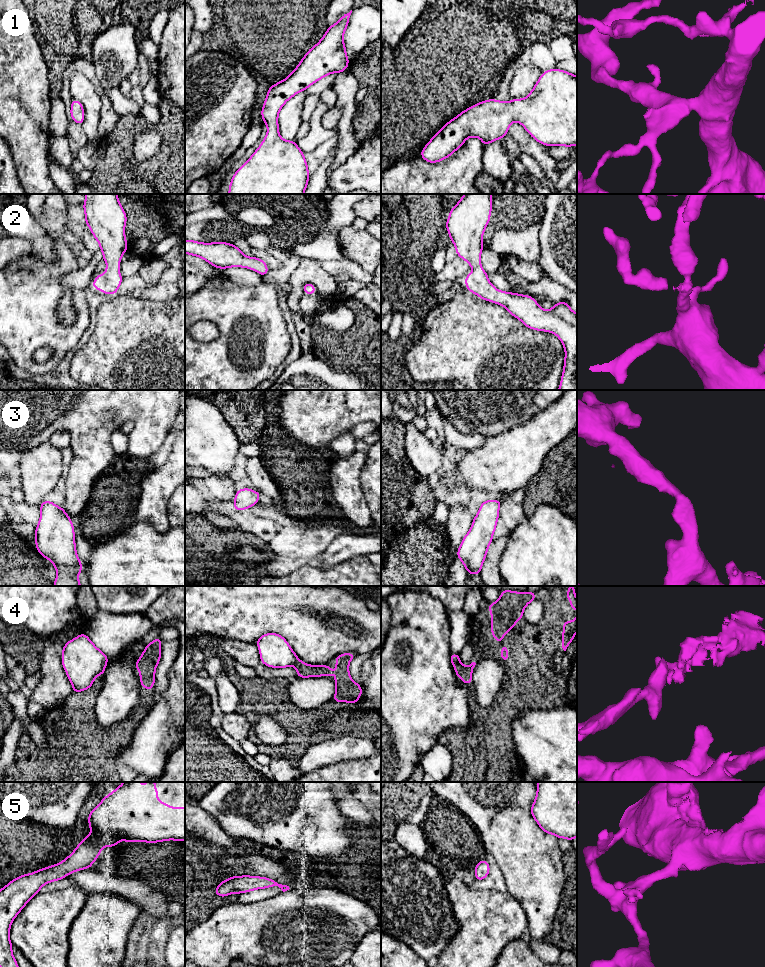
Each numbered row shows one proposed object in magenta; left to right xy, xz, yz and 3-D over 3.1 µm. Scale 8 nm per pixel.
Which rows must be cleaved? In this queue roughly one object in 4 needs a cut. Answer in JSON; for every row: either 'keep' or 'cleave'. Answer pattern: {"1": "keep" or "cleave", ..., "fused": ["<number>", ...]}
{"1": "keep", "2": "keep", "3": "keep", "4": "cleave", "5": "keep", "fused": ["4"]}

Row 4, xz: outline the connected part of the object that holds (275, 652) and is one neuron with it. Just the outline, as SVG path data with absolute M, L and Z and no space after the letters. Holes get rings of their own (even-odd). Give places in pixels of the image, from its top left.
M276 633L262 635L256 642L261 662L273 668L295 666L299 660L285 638Z

